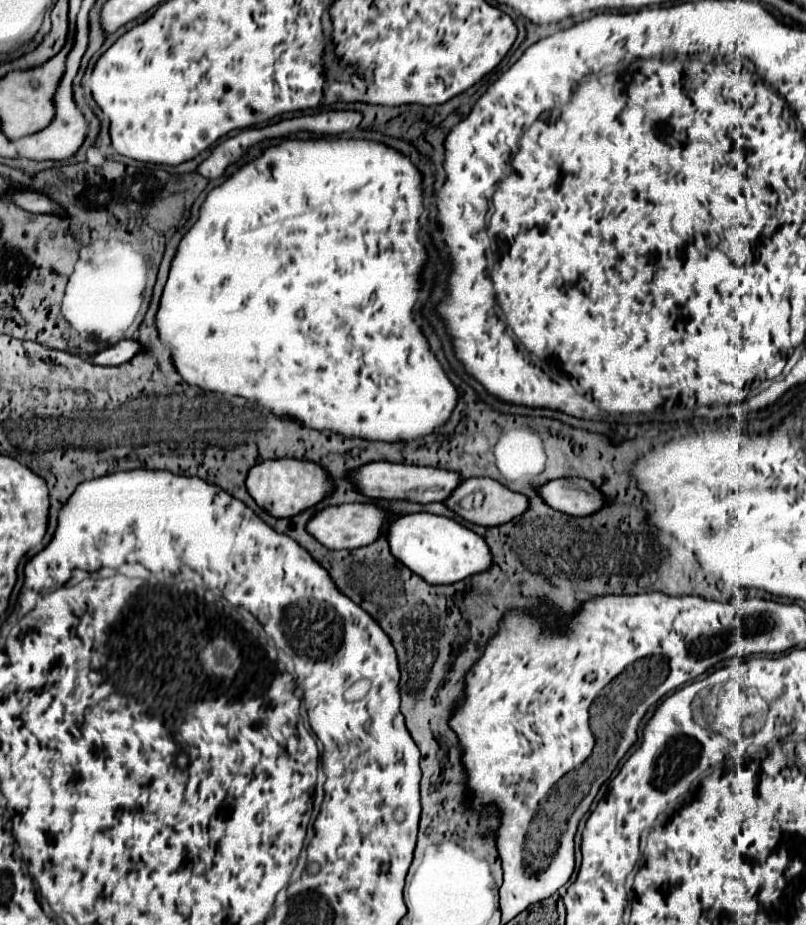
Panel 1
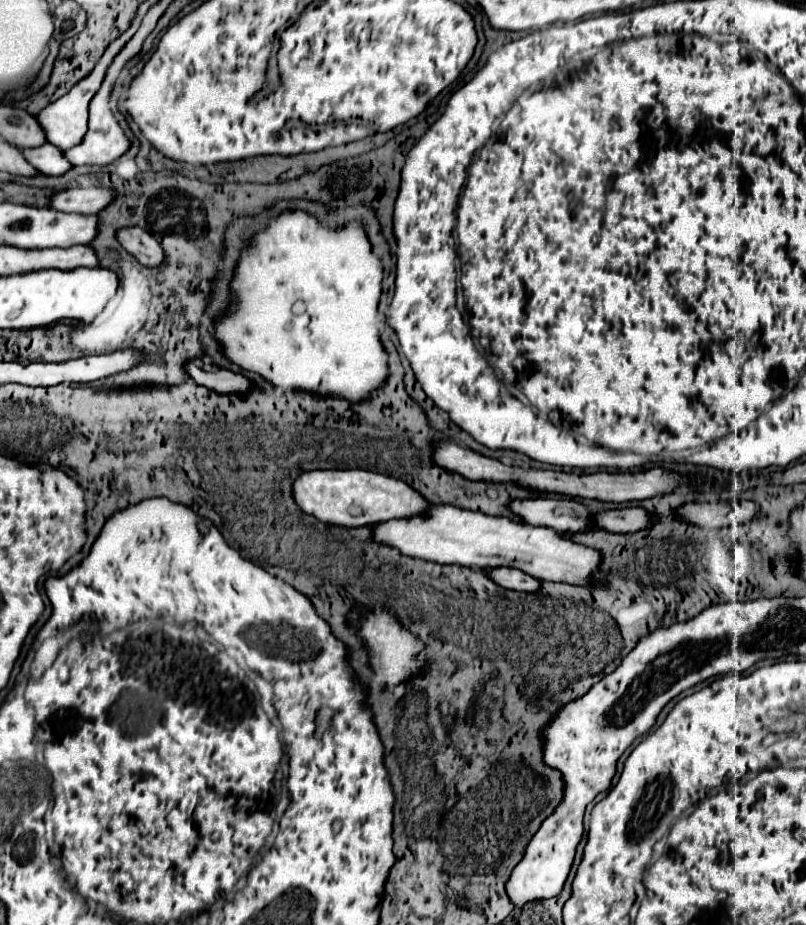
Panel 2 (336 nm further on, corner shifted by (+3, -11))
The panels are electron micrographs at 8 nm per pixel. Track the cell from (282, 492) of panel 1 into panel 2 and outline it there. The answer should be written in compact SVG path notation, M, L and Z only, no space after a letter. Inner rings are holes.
M309 470L297 476L293 482L293 500L297 506L315 516L321 522L329 522L345 528L359 528L377 522L387 522L393 518L405 518L427 508L427 502L419 498L405 482L391 476L375 474L369 470Z

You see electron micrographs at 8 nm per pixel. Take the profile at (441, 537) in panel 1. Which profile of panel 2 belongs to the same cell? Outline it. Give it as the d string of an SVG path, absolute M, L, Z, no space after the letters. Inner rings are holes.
M481 568L485 570L487 578L491 578L495 584L509 588L509 590L521 590L521 592L535 592L539 588L539 580L531 578L529 574L523 574L517 568Z

